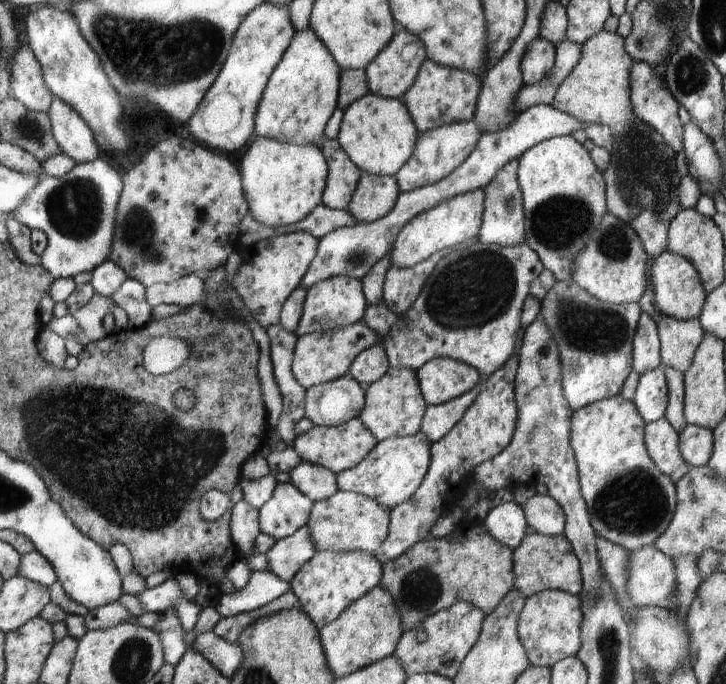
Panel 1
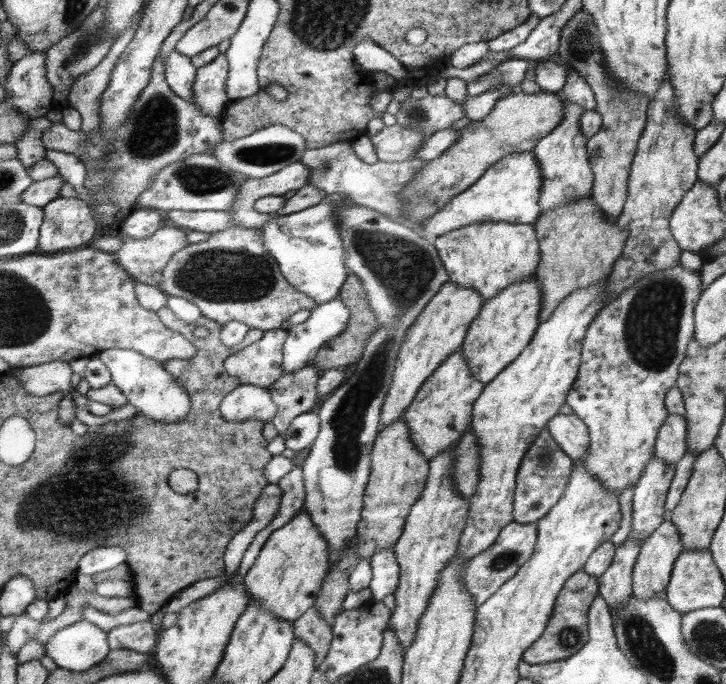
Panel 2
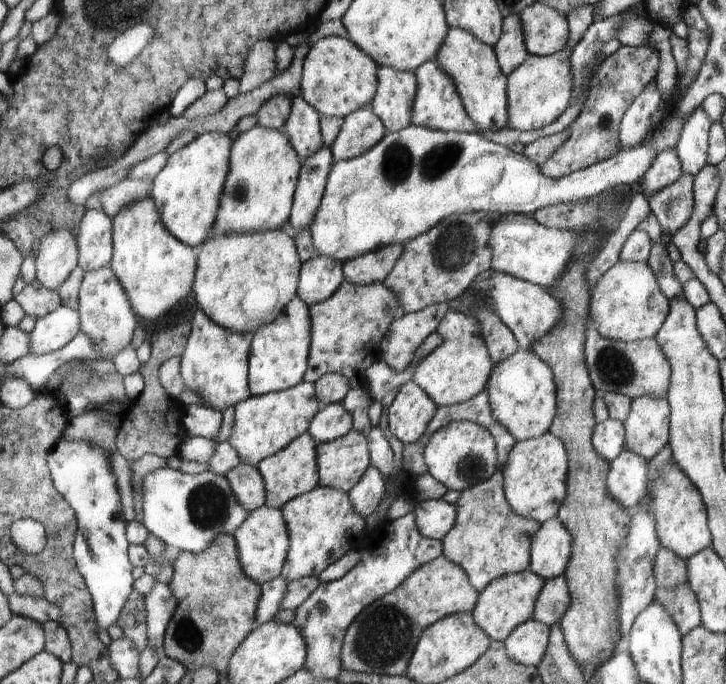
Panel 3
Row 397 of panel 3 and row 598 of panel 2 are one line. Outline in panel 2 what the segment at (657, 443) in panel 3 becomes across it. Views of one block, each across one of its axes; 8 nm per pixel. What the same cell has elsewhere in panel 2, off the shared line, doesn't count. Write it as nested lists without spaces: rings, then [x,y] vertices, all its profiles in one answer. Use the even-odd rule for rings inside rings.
[[[669,518],[664,519],[641,544],[640,555],[632,569],[632,595],[637,599],[665,599],[665,589],[673,562],[682,551],[684,549],[680,535],[677,533],[677,527],[670,522]]]

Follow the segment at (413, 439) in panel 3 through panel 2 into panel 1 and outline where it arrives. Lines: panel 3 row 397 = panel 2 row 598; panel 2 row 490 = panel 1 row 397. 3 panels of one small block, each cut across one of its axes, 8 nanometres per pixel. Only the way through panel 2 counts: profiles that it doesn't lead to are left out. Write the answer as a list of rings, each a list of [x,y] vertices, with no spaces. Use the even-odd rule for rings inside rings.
[[[435,358],[416,372],[425,401],[435,406],[459,398],[483,381],[479,370],[453,358]]]

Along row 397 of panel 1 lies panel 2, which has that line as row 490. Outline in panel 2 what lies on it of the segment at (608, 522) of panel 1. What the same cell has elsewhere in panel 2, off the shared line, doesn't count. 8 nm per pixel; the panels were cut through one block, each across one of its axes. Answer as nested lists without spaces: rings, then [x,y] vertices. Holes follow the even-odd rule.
[[[679,264],[653,272],[635,281],[601,308],[585,332],[580,372],[567,404],[588,427],[589,448],[583,457],[587,471],[616,496],[640,478],[645,463],[653,456],[657,431],[668,414],[663,399],[667,390],[676,385],[679,363],[693,336],[693,307],[701,291],[698,272]]]

